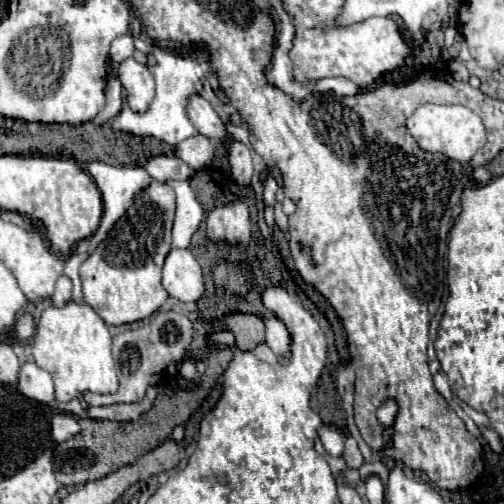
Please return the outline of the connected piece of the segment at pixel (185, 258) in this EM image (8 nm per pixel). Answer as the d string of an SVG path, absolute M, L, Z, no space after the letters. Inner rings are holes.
M171 249L163 267L163 287L179 301L199 301L205 293L203 269L189 249Z

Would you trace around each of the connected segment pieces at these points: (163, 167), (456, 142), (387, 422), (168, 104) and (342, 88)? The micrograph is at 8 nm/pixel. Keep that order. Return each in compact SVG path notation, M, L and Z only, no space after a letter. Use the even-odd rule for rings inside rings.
M157 155L149 157L143 165L143 169L157 181L169 181L169 179L191 179L193 169L187 167L181 159L177 157L167 157L167 155Z
M423 105L415 111L415 115L411 115L411 119L407 119L407 129L421 149L431 153L439 151L461 163L467 163L485 143L485 127L481 119L463 105Z
M385 401L383 405L381 405L381 409L379 409L379 423L385 427L385 433L389 435L389 429L391 429L391 425L393 425L393 417L395 417L395 413L397 413L397 405L395 405L395 401Z
M155 47L153 53L157 61L155 66L149 68L157 81L157 95L155 95L153 103L149 105L147 111L133 111L129 105L123 105L121 113L113 121L113 127L119 131L133 133L133 135L151 135L169 145L177 145L177 143L197 135L197 129L185 117L185 103L187 103L187 95L197 93L197 87L201 85L201 77L205 77L209 73L211 63L197 63L189 56L160 47Z
M331 77L331 79L321 79L313 91L317 91L317 93L333 91L335 95L357 95L361 91L361 85L357 85L345 77Z

